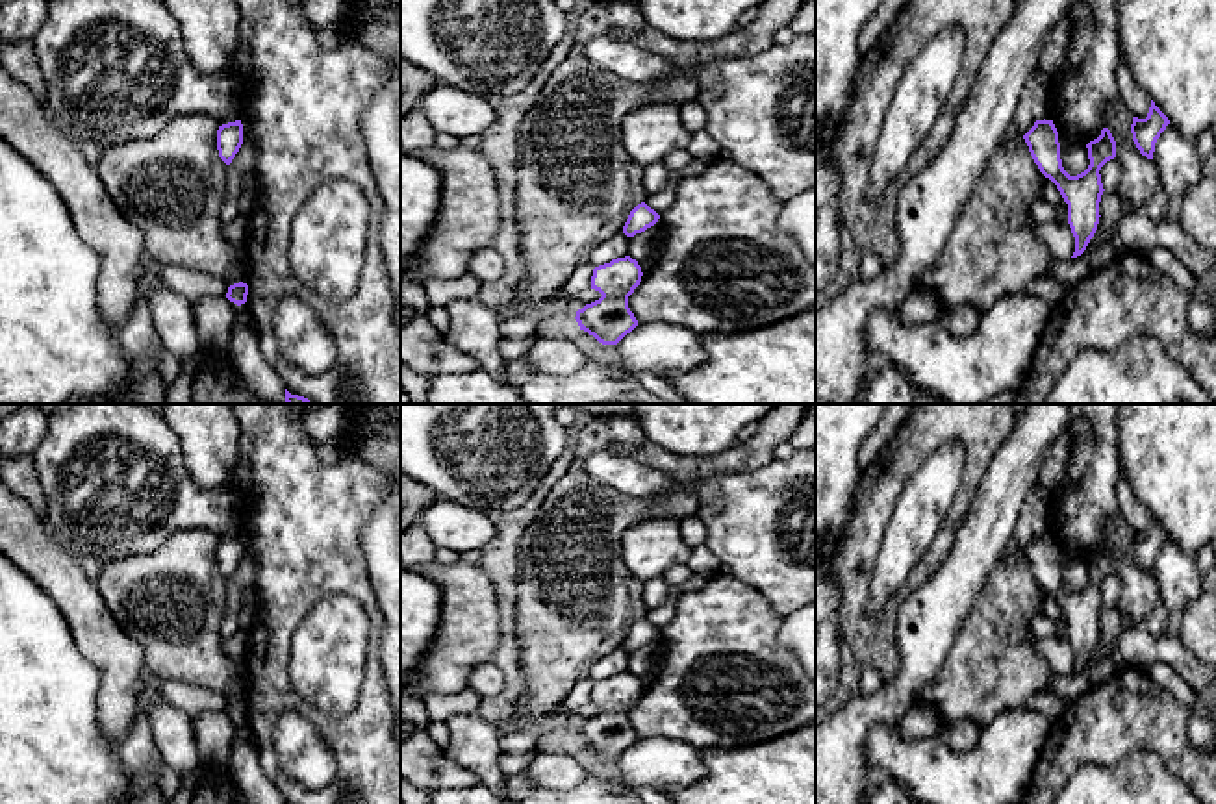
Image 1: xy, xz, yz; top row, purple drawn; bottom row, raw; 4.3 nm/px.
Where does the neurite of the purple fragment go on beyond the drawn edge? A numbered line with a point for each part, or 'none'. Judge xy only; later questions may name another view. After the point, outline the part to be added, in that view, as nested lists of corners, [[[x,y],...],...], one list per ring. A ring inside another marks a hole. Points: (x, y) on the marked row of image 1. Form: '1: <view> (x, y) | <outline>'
none

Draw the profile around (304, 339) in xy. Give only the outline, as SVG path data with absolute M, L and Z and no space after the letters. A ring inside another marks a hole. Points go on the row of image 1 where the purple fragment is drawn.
M297 296L278 300L274 332L284 358L308 374L330 371L337 346L317 311Z

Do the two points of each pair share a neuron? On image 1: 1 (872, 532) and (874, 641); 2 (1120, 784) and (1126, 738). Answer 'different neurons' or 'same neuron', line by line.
1: same neuron
2: different neurons

